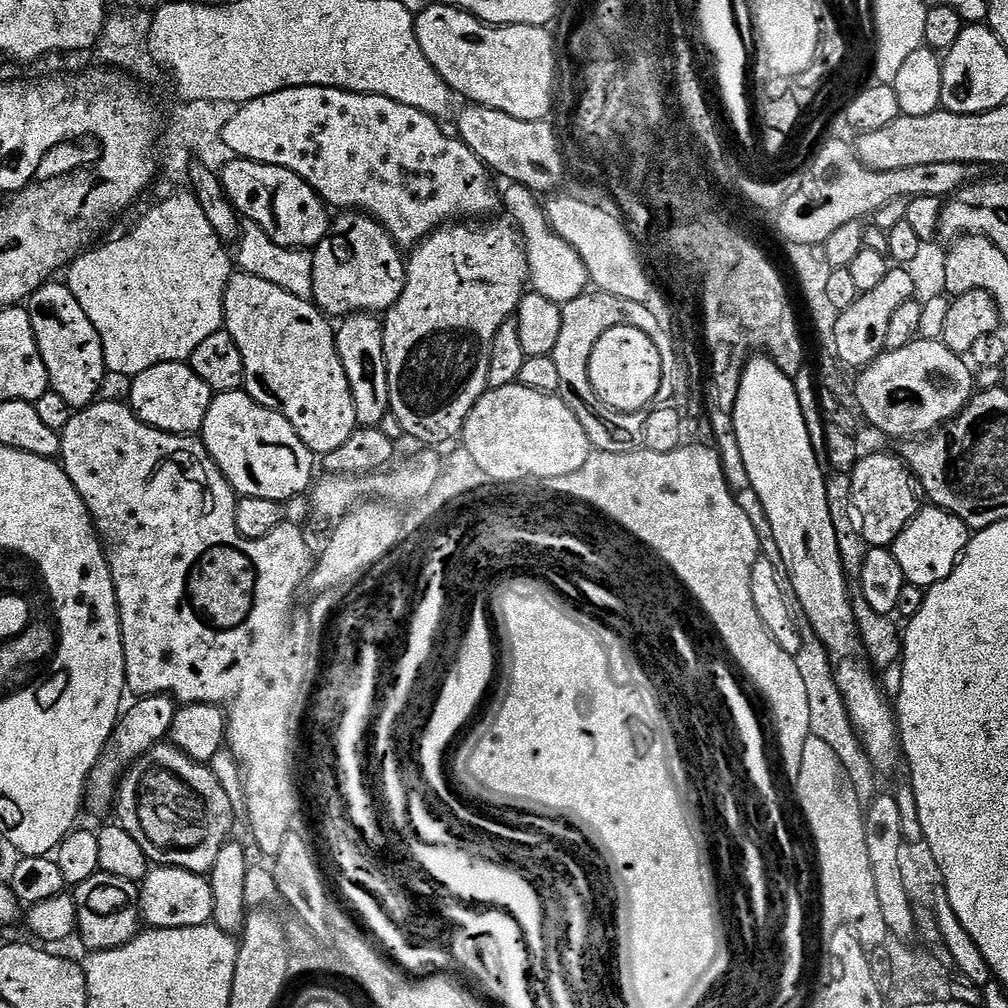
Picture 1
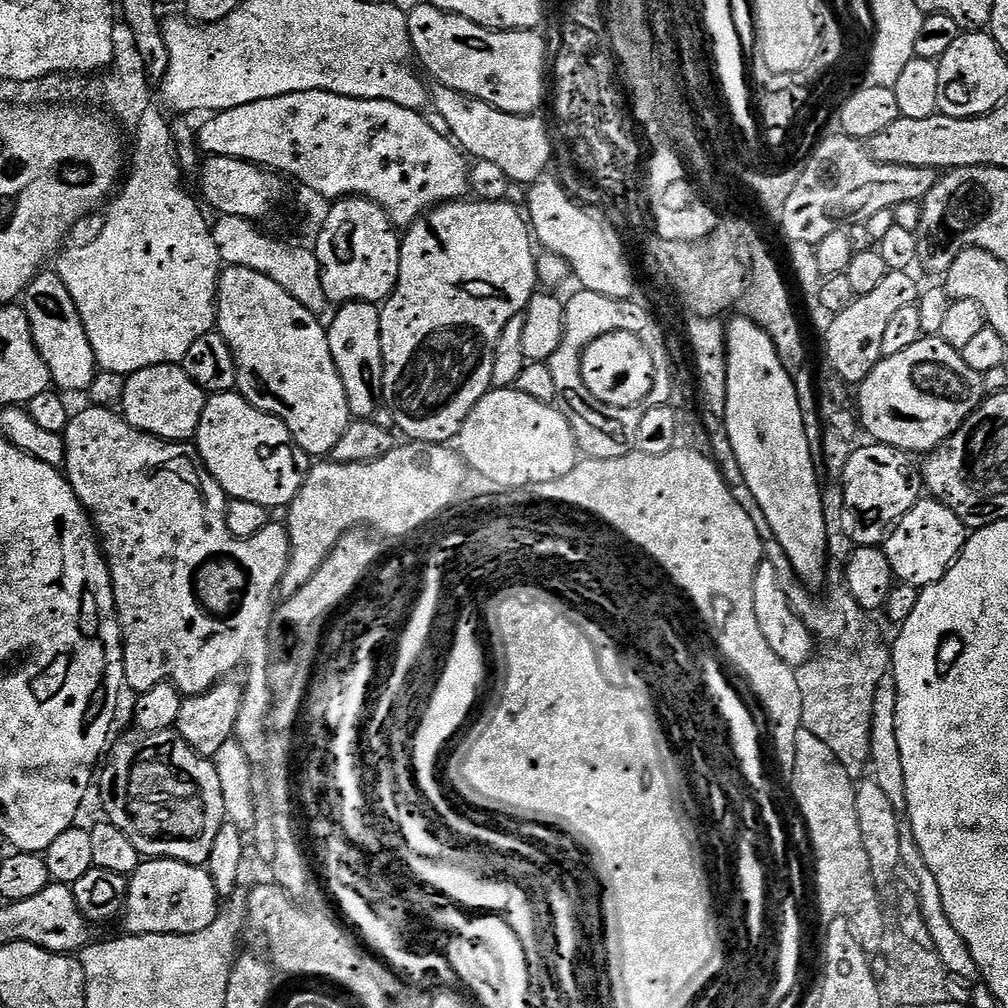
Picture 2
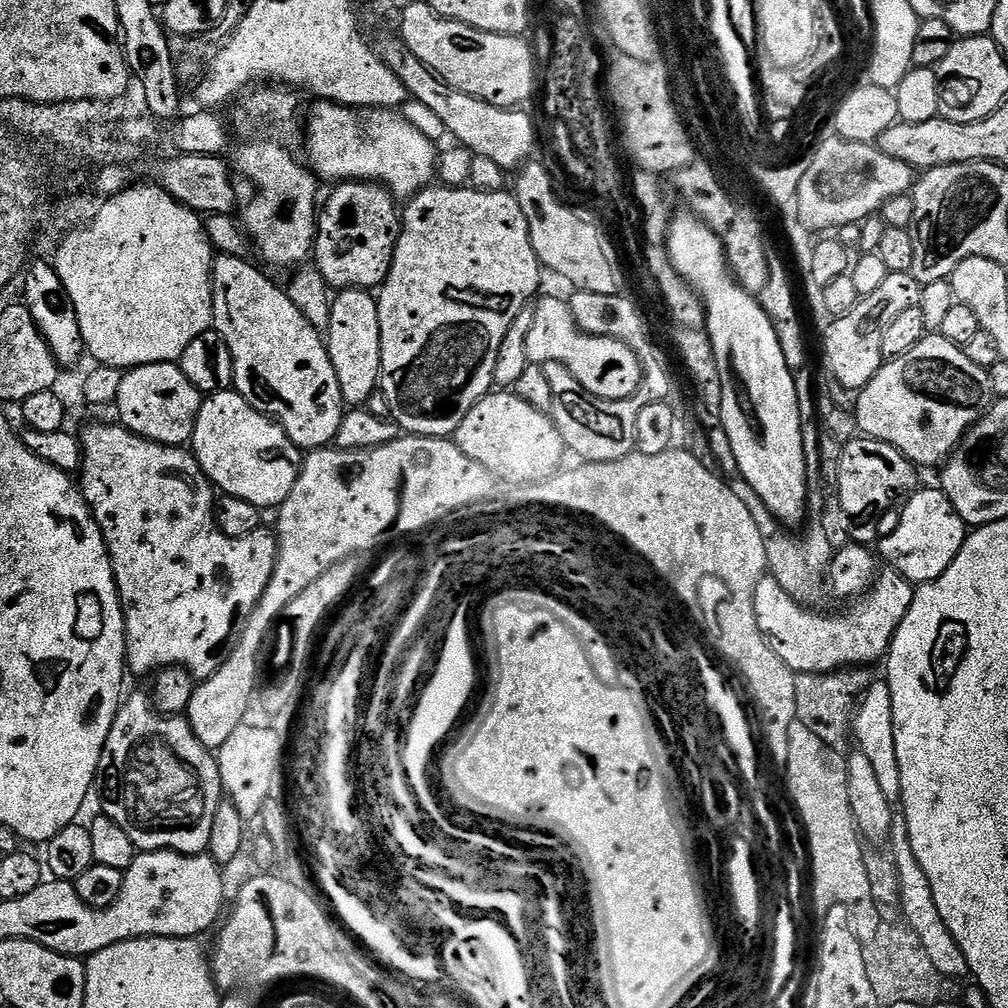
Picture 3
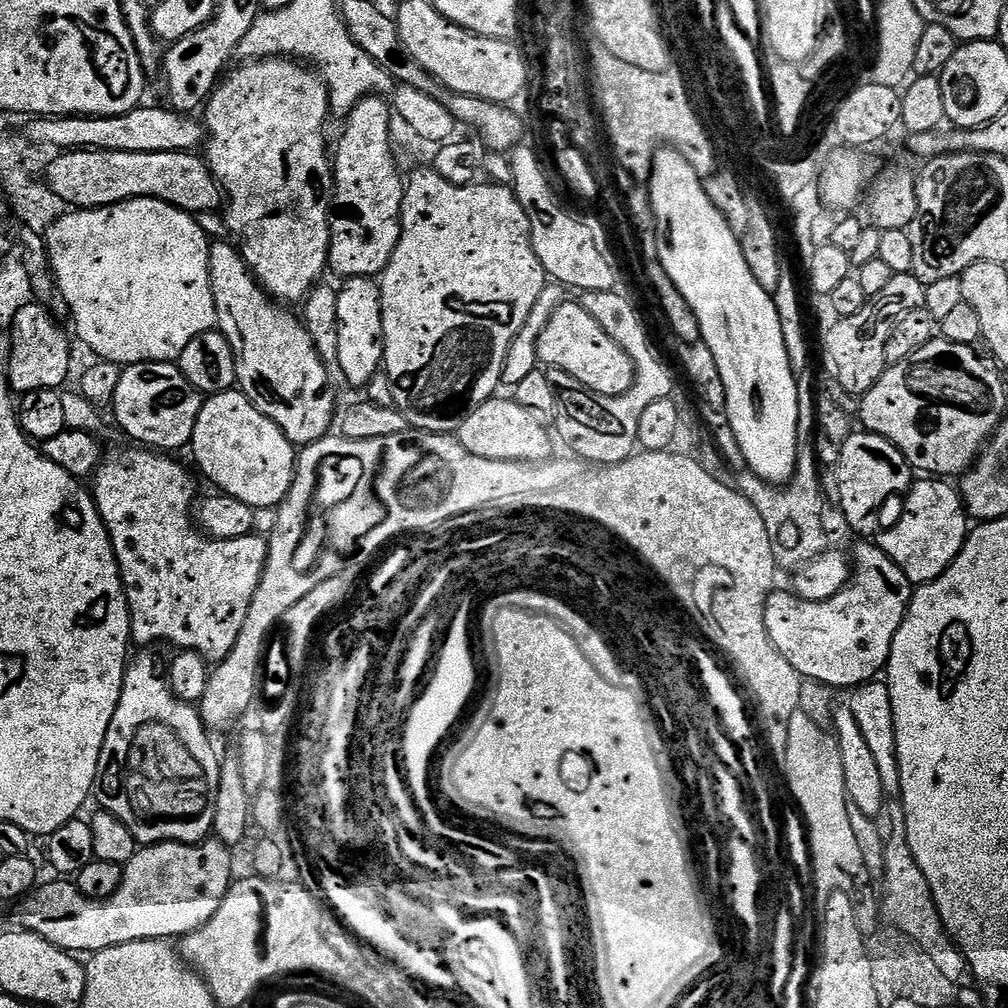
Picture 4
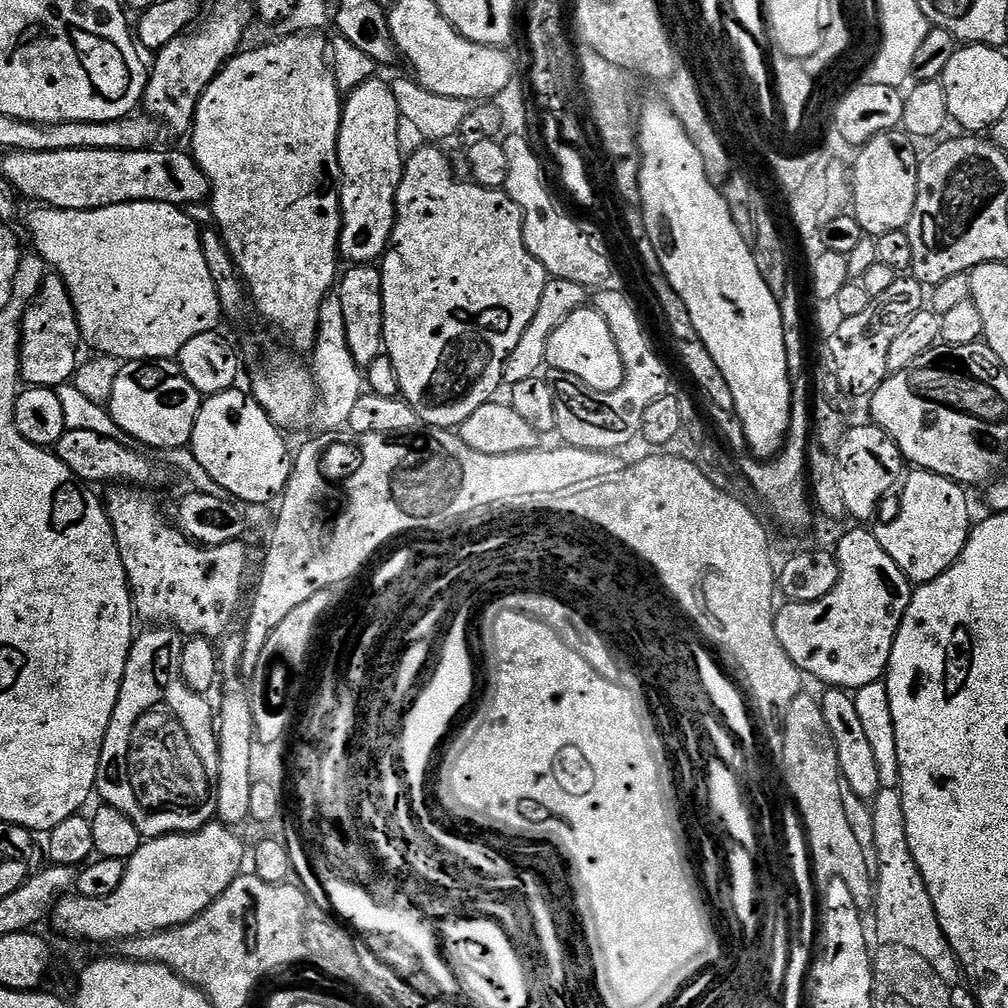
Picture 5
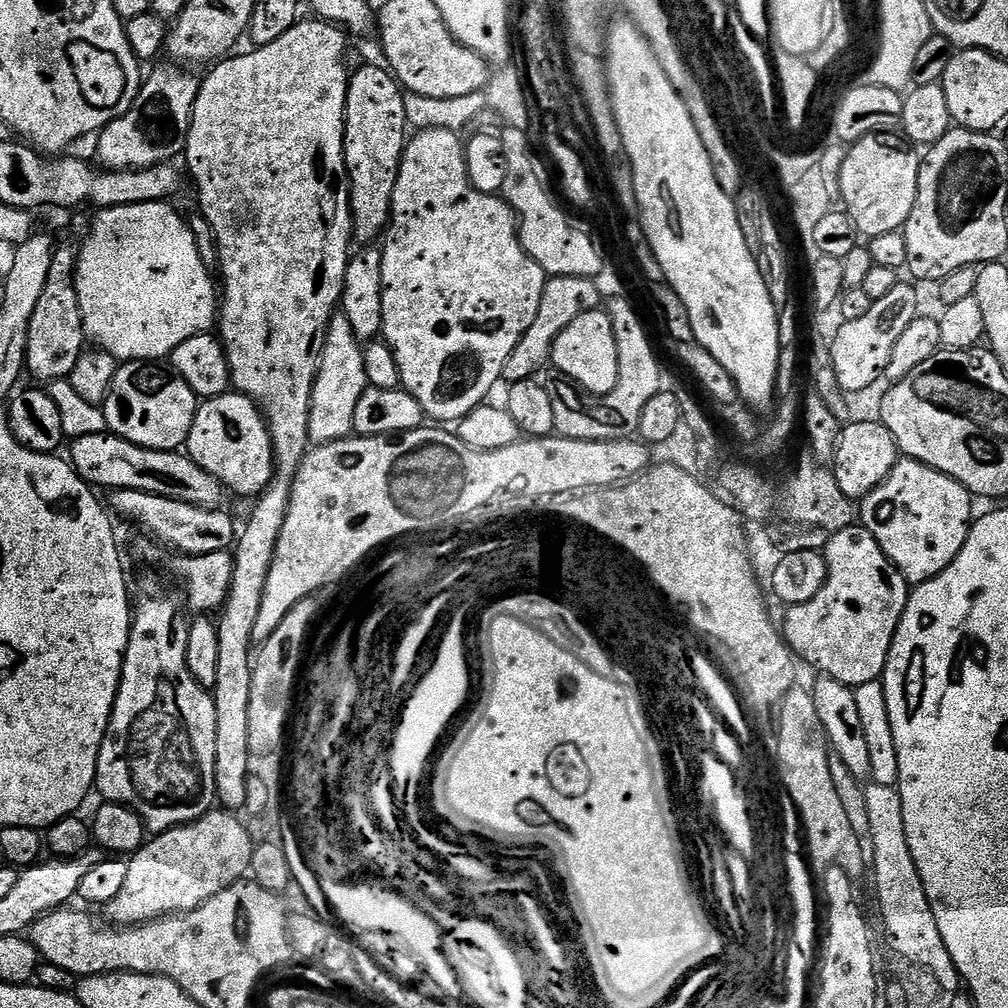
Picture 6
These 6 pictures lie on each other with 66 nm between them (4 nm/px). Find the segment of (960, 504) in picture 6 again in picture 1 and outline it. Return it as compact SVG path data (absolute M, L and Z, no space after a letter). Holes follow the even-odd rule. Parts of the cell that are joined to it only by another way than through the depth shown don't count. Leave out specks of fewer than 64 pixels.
M935 506L921 507L902 534L890 545L898 566L902 566L905 581L921 590L933 588L938 582L950 578L954 566L968 548L970 530L954 514Z

